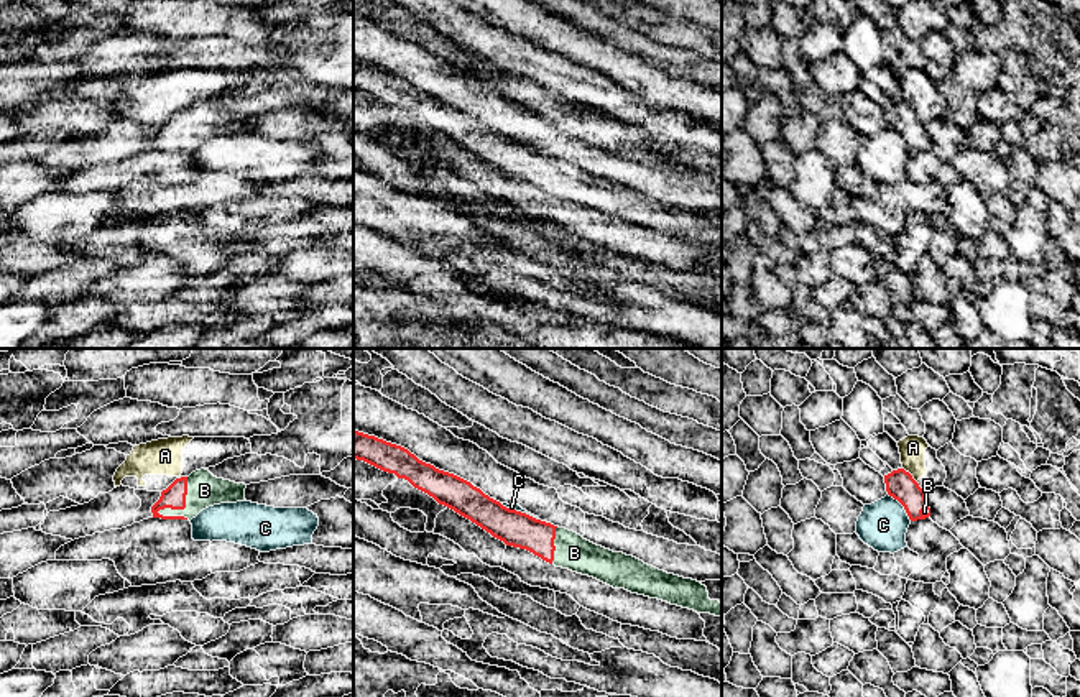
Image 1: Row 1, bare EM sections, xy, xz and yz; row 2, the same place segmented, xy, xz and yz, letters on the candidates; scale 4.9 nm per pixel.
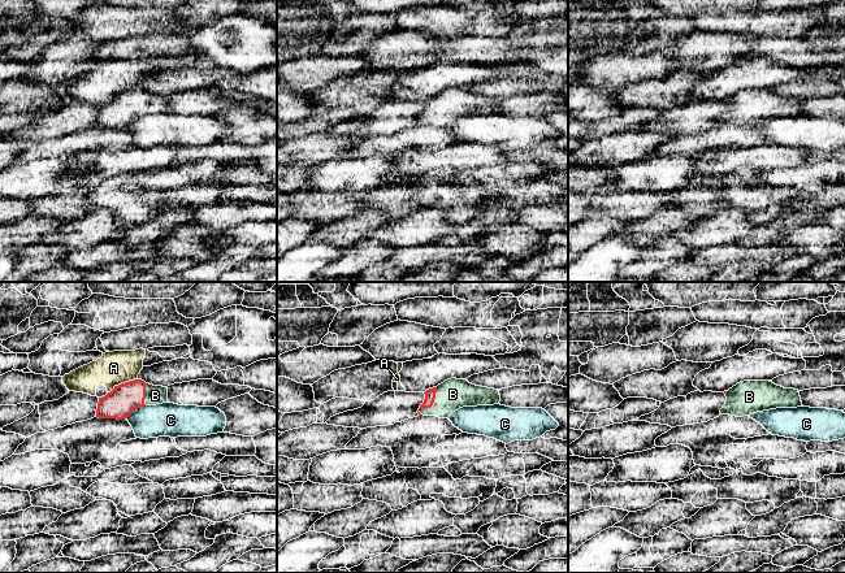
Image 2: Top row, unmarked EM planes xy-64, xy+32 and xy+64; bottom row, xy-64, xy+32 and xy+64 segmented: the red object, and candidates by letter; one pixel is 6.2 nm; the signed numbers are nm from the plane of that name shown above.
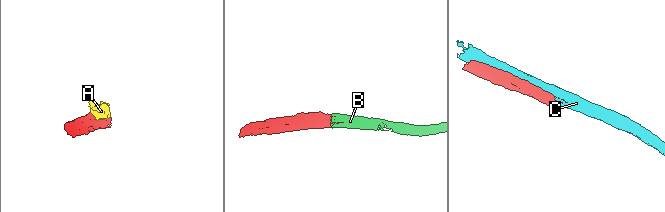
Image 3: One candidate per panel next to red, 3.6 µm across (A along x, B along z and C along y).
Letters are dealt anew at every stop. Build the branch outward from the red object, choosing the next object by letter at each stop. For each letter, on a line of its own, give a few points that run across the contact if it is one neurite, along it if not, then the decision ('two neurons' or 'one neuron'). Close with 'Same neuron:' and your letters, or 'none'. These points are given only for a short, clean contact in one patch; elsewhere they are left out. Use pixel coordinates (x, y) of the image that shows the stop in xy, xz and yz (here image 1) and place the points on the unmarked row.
A: two neurons
B: line xy (173, 129), (184, 138), (204, 122); one neuron
C: two neurons
Same neuron: B

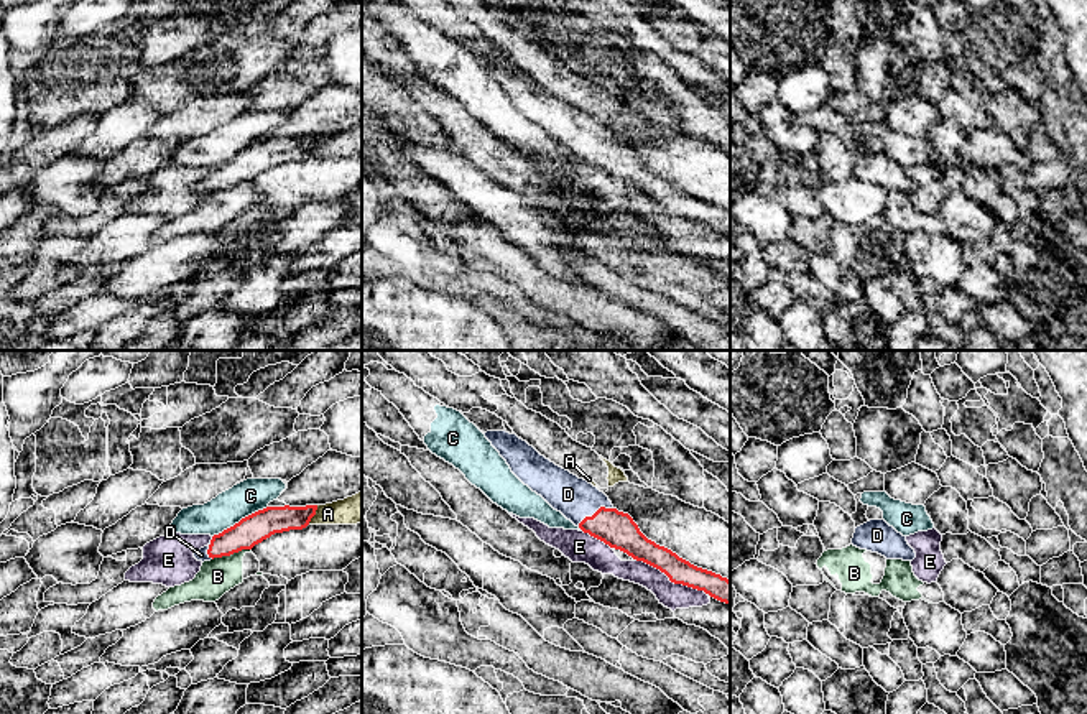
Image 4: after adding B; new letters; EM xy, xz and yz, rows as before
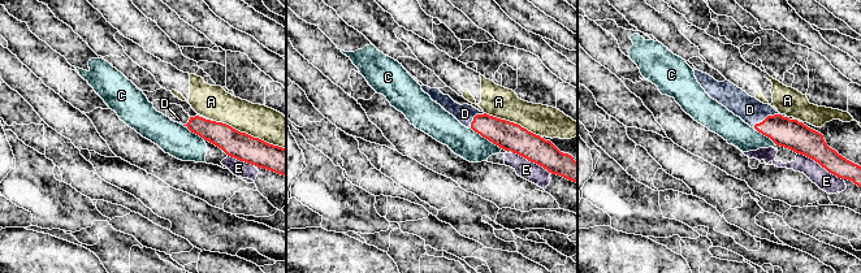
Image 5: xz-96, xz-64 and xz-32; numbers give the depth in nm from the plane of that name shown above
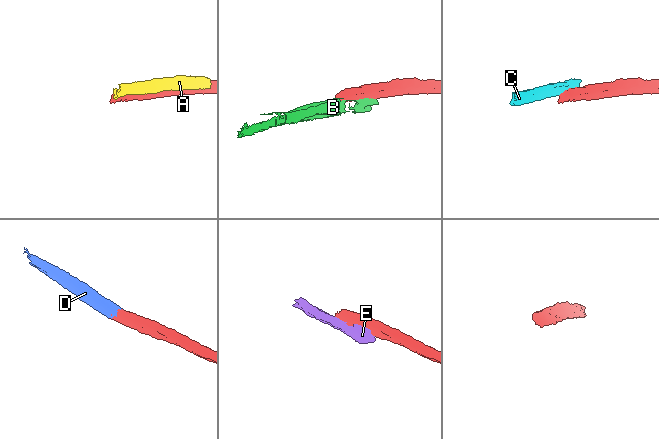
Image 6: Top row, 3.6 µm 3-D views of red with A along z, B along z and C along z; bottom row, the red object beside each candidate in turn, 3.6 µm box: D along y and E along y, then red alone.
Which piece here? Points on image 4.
A: two neurons
B: two neurons
C: line xy (267, 137), (212, 168); two neurons
D: line xz (615, 160), (596, 143), (576, 130); one neuron
E: two neurons
Same neuron: D

